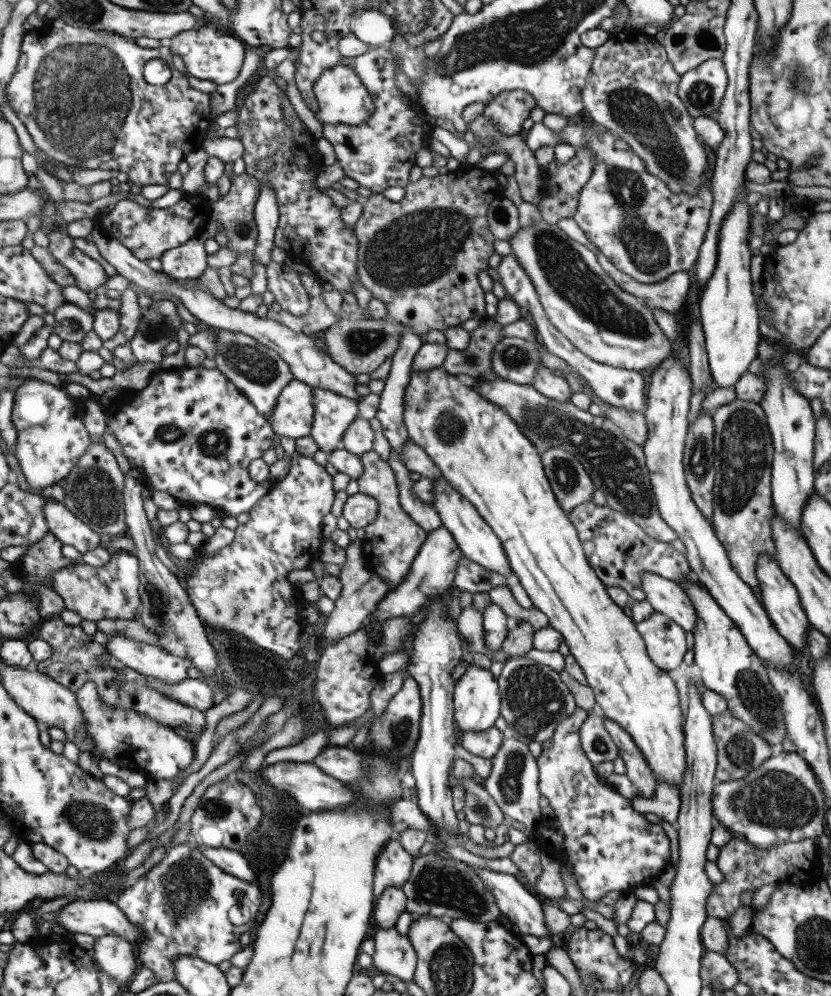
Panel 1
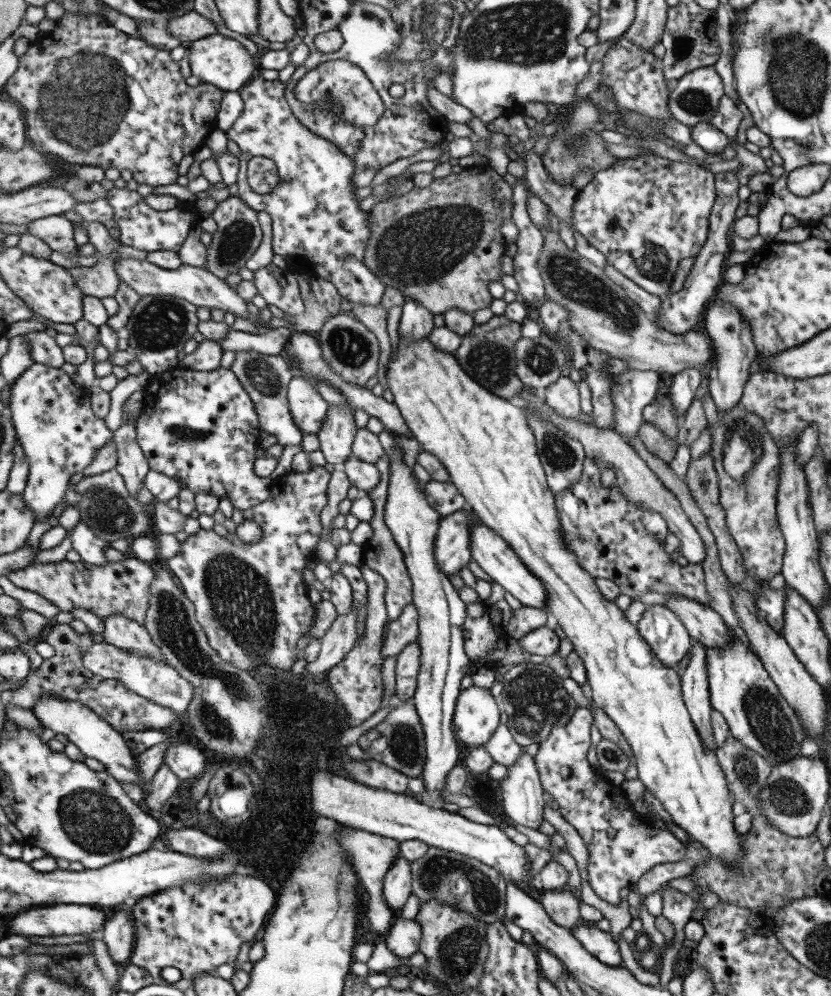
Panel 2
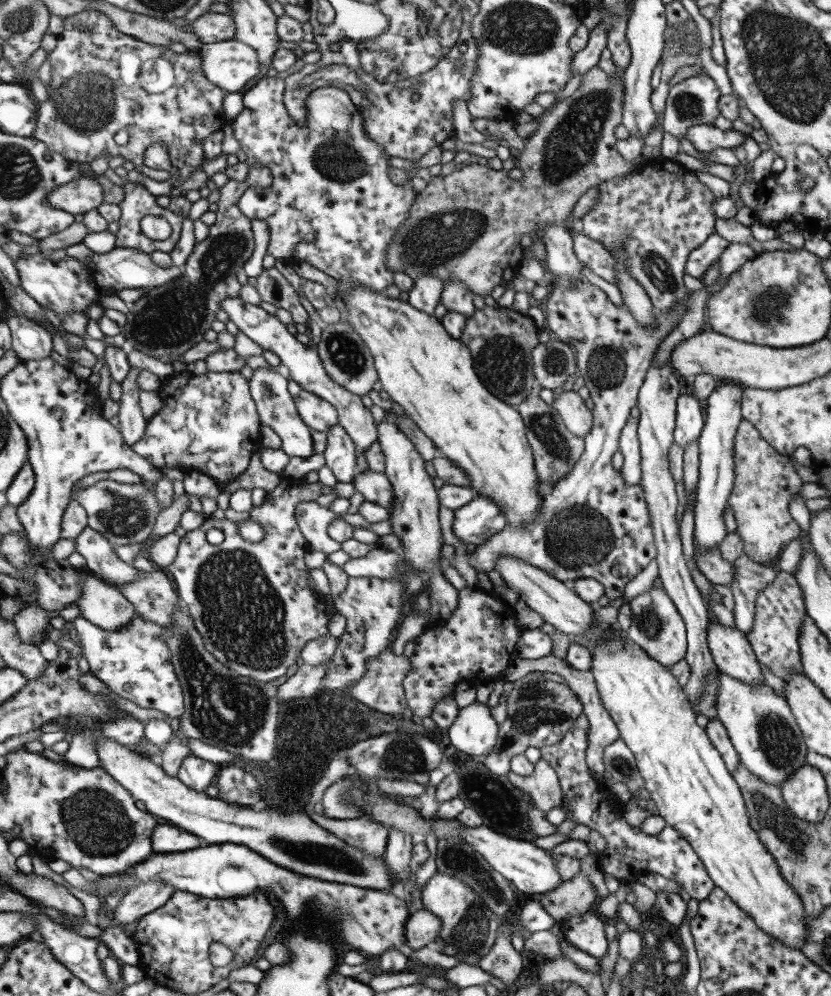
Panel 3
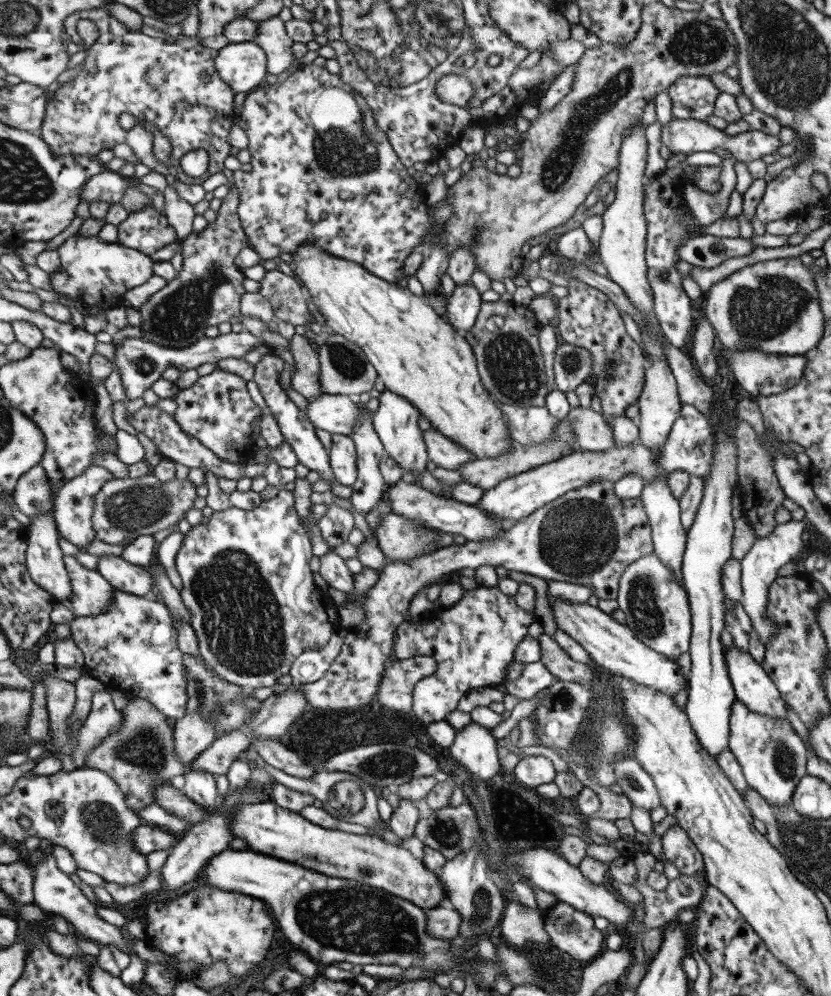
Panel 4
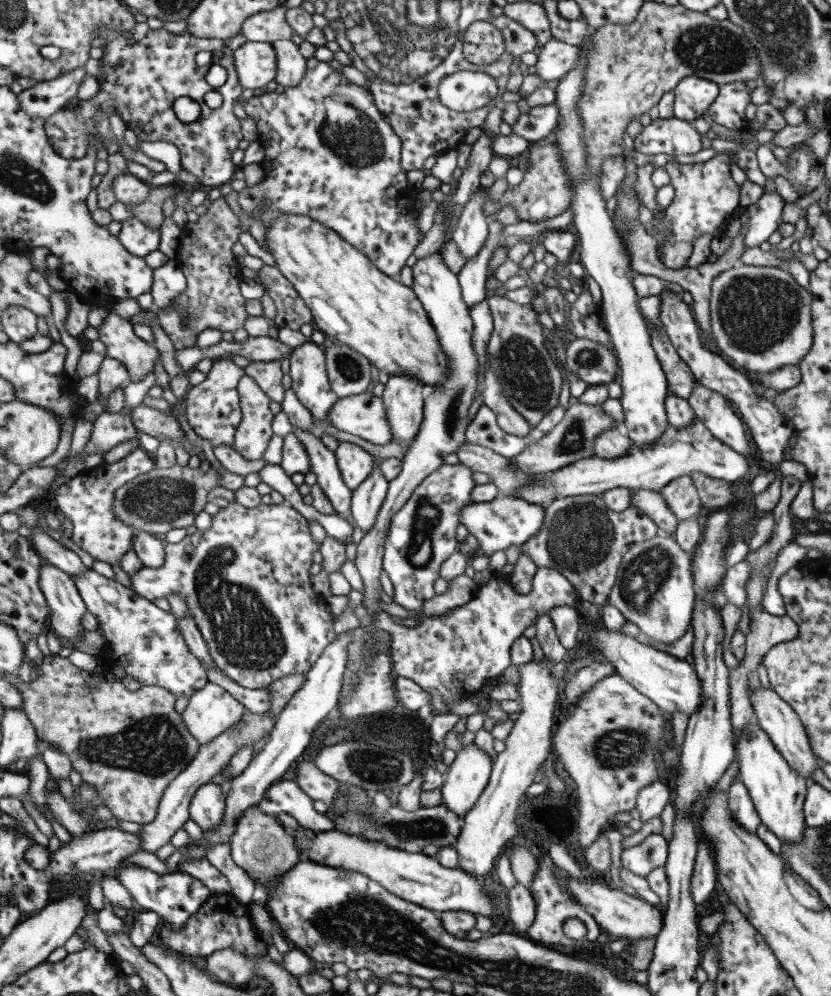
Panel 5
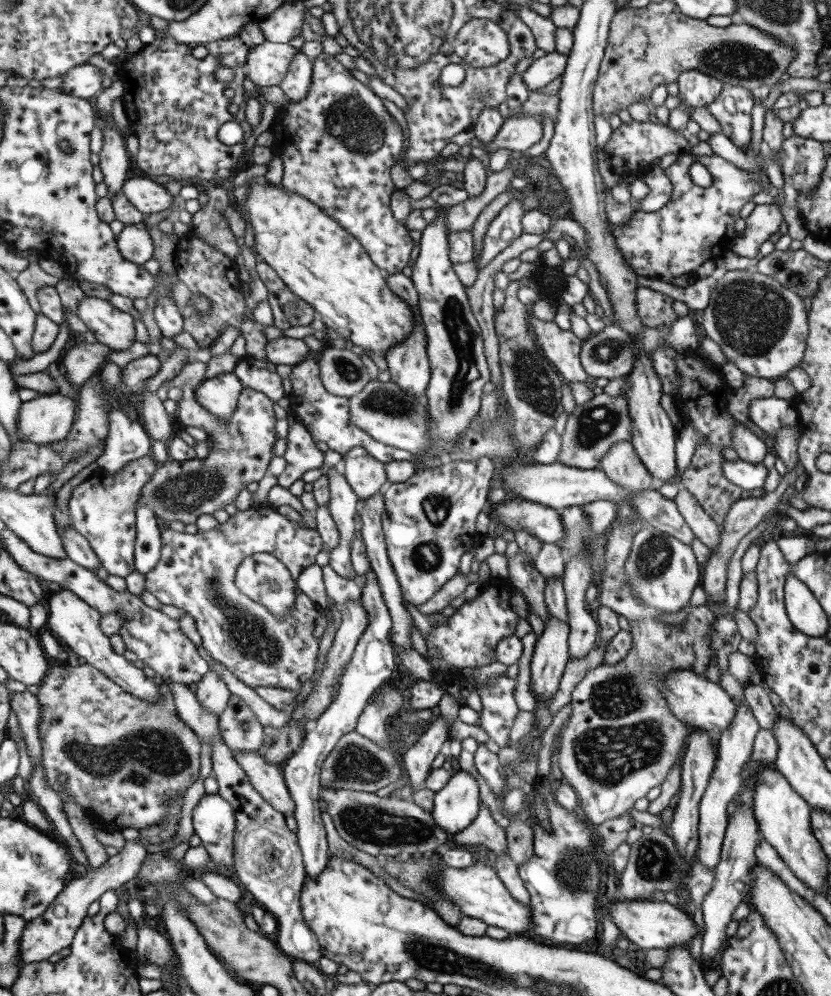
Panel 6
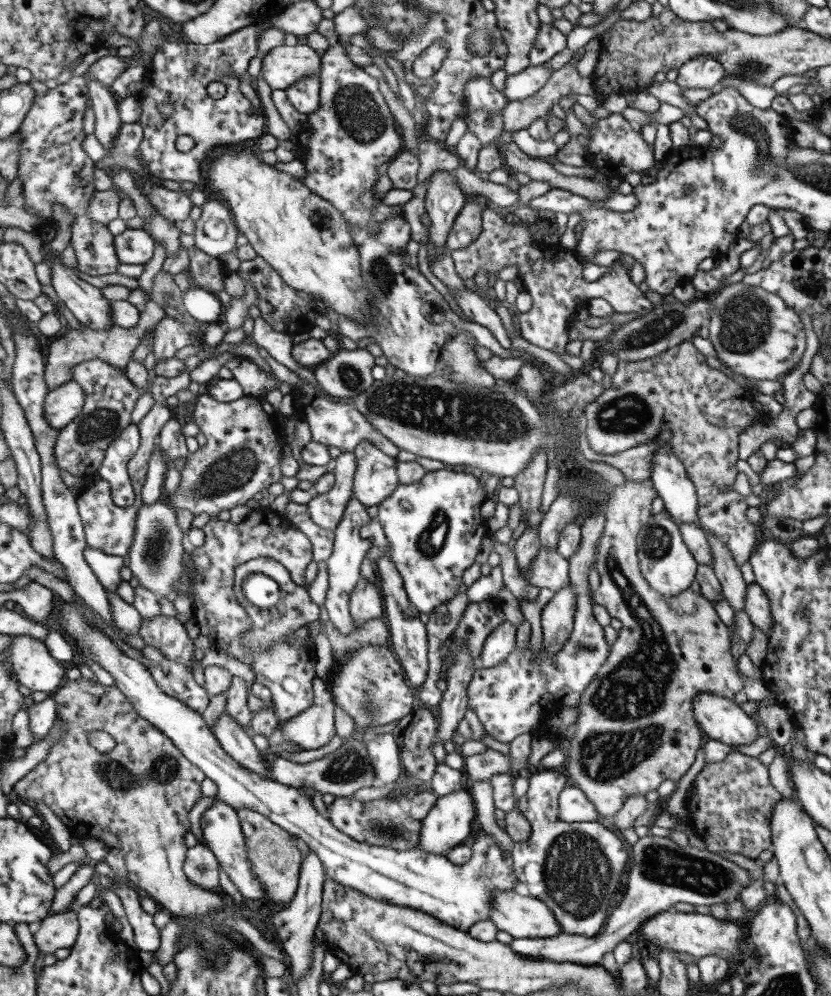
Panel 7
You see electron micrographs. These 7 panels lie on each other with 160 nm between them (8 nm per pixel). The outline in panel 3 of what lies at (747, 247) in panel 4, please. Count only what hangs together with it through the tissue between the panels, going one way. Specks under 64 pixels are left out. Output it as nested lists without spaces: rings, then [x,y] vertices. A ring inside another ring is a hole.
[[[711,233],[701,246],[692,250],[688,255],[684,265],[684,273],[700,279],[713,262],[718,262],[723,249],[729,243],[718,234]]]

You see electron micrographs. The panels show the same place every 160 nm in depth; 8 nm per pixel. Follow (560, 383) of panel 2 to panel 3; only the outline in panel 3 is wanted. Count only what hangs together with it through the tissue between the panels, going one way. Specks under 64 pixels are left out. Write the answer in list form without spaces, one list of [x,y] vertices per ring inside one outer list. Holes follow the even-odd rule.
[[[557,391],[552,407],[559,413],[565,428],[575,436],[585,438],[592,425],[590,405],[574,391]]]

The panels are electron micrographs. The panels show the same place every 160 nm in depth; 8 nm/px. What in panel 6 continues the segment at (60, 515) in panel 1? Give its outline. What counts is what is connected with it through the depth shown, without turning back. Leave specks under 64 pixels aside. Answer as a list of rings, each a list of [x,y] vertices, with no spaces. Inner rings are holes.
[[[253,505],[246,511],[237,511],[228,521],[219,524],[215,531],[185,534],[169,528],[162,532],[161,542],[161,558],[157,566],[146,574],[147,591],[161,604],[183,609],[196,620],[203,639],[202,645],[215,660],[222,662],[239,680],[254,689],[258,686],[272,686],[300,691],[312,680],[319,660],[321,634],[326,627],[323,608],[297,588],[295,608],[286,615],[277,615],[239,590],[235,584],[235,576],[247,556],[269,552],[285,563],[294,580],[297,580],[305,568],[316,563],[317,555],[322,551],[322,546],[325,546],[317,529],[311,530],[297,522],[291,522],[289,518],[279,514],[274,506]]]

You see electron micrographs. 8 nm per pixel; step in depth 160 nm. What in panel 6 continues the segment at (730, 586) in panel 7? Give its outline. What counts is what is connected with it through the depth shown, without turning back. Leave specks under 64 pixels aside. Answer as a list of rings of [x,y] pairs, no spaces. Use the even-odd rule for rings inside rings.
[[[682,487],[675,494],[672,502],[693,535],[699,542],[705,544],[711,553],[714,553],[719,544],[719,536],[721,536],[717,524],[703,512],[695,498]]]

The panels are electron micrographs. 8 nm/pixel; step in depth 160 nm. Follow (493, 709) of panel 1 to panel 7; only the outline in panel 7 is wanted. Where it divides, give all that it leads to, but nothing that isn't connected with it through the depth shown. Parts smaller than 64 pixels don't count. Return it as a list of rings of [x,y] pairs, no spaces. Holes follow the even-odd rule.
[[[467,786],[457,789],[453,793],[438,796],[425,818],[420,820],[420,841],[418,846],[424,851],[445,856],[454,846],[462,844],[469,836],[474,819],[474,802],[467,790]]]

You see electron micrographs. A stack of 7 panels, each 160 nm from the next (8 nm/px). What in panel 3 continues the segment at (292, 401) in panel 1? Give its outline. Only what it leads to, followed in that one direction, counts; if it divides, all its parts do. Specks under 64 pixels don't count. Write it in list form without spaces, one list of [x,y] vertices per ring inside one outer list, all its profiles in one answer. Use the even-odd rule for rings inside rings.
[[[290,378],[287,388],[291,391],[293,398],[296,399],[301,418],[304,419],[307,426],[310,426],[313,430],[325,432],[333,425],[339,424],[336,407],[328,400],[305,390],[301,383],[295,382],[292,378]]]

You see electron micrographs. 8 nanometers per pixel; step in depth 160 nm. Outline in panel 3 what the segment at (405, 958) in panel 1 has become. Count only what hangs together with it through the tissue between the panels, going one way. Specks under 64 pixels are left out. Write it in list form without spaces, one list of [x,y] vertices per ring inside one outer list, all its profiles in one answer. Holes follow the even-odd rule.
[[[422,908],[410,914],[404,924],[406,951],[419,950],[429,942],[434,942],[439,927],[439,918],[428,910]]]

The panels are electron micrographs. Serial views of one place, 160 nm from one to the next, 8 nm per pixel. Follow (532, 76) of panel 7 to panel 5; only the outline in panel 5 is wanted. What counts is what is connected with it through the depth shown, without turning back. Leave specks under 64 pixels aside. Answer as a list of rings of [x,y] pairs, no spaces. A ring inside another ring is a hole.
[[[550,39],[541,46],[537,62],[530,70],[543,80],[559,80],[576,65],[577,55],[579,55],[577,46]]]

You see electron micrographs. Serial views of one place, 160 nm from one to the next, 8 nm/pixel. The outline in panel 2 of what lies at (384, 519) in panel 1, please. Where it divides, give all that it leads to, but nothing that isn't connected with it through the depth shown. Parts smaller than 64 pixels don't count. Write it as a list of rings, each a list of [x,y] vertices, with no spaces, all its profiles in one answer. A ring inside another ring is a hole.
[[[385,454],[374,464],[377,473],[379,473],[379,482],[373,486],[369,492],[365,494],[371,499],[373,503],[373,518],[369,520],[368,524],[373,529],[373,536],[367,542],[361,544],[363,549],[362,564],[367,568],[374,570],[385,582],[384,593],[384,608],[389,621],[395,620],[399,616],[401,610],[412,604],[412,585],[406,571],[406,566],[403,560],[403,553],[398,549],[398,546],[393,542],[389,530],[383,524],[383,508],[385,505],[385,498],[387,497],[387,485],[389,485],[389,460],[385,458]]]

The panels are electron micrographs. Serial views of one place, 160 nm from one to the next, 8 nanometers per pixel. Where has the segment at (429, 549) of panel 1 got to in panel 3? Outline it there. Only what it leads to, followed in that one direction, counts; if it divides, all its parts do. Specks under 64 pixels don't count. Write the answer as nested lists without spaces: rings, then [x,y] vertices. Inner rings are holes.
[[[474,497],[453,511],[451,532],[460,544],[481,544],[505,526],[505,515],[489,497]]]

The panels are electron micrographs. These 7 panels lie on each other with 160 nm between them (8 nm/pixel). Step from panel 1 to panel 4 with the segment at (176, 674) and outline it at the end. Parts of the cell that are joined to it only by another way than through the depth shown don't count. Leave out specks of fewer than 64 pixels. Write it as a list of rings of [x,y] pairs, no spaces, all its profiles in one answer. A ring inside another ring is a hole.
[[[66,555],[65,564],[72,579],[73,608],[76,616],[97,616],[109,611],[114,586],[97,570],[85,568],[76,556]]]

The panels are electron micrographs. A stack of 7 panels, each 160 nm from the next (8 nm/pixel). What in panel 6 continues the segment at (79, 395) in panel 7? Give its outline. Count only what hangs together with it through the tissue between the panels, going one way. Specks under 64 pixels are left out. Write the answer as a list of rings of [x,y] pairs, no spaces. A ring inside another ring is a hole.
[[[58,392],[22,404],[16,427],[22,440],[47,446],[65,440],[75,424],[78,407]]]

